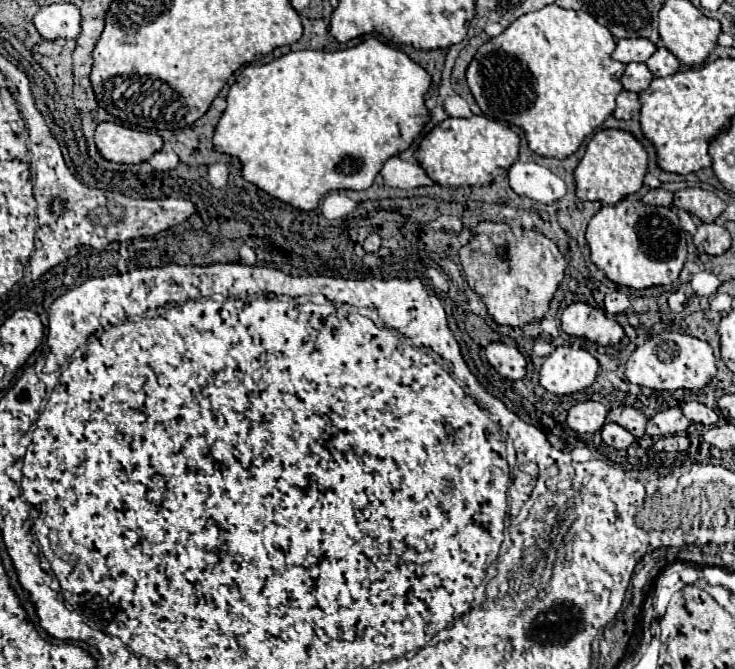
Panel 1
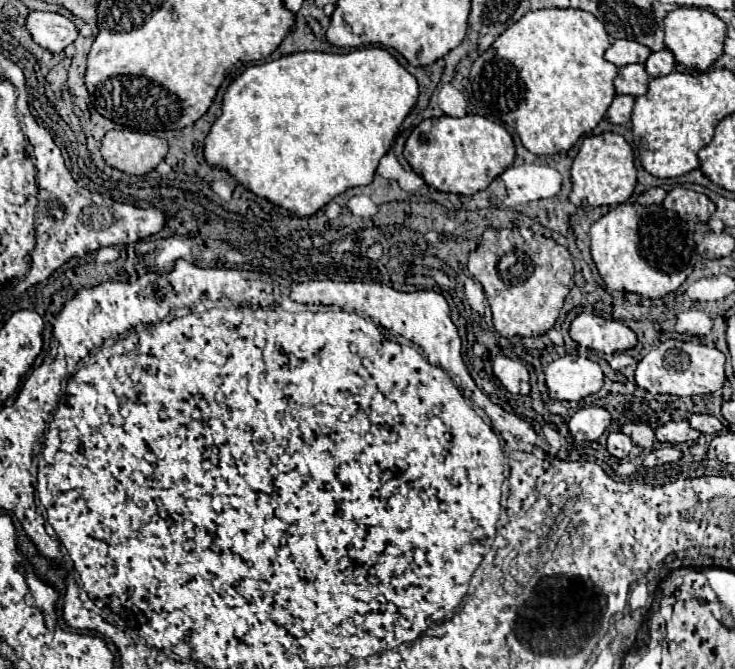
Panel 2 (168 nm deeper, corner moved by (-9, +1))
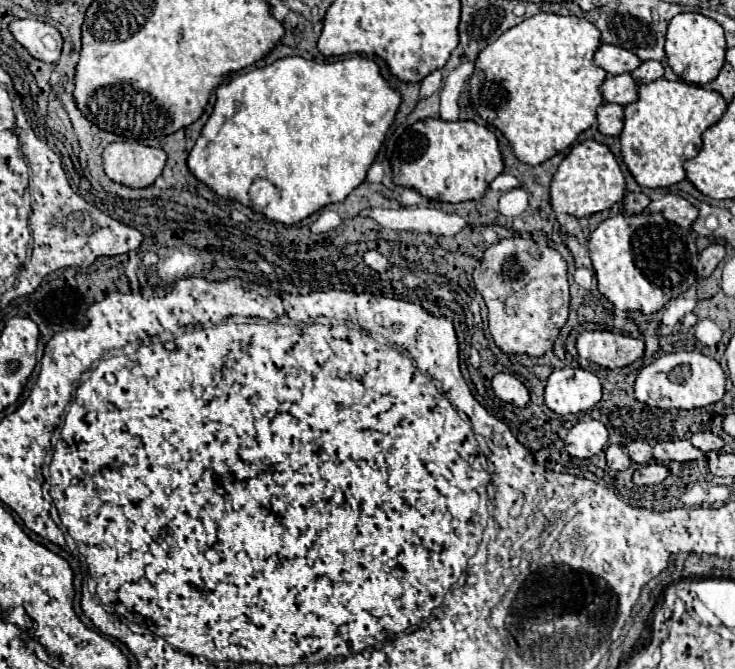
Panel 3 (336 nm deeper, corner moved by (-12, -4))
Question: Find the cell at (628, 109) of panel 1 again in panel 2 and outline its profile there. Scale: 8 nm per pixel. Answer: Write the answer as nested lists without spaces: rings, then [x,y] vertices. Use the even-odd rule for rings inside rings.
[[[615,96],[607,110],[607,120],[611,124],[627,124],[631,120],[635,100],[631,96]]]

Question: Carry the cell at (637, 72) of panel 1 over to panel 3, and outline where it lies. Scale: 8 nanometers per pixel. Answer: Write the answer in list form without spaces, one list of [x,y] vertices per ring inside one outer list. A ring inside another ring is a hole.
[[[632,73],[624,75],[608,75],[604,85],[600,87],[604,101],[618,103],[618,105],[630,105],[638,99],[638,85],[632,77]]]

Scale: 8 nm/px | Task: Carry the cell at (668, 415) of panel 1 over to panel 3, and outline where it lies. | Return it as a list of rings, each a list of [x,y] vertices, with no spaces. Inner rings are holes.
[[[688,439],[680,441],[662,441],[654,447],[656,461],[694,461],[700,459],[704,453],[696,449]]]

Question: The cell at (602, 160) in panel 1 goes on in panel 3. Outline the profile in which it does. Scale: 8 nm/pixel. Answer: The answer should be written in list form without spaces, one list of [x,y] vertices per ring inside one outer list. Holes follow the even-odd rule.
[[[588,139],[570,149],[568,157],[560,163],[552,177],[552,207],[558,213],[570,213],[574,217],[590,217],[598,211],[610,209],[626,195],[626,177],[616,155],[604,143]]]

